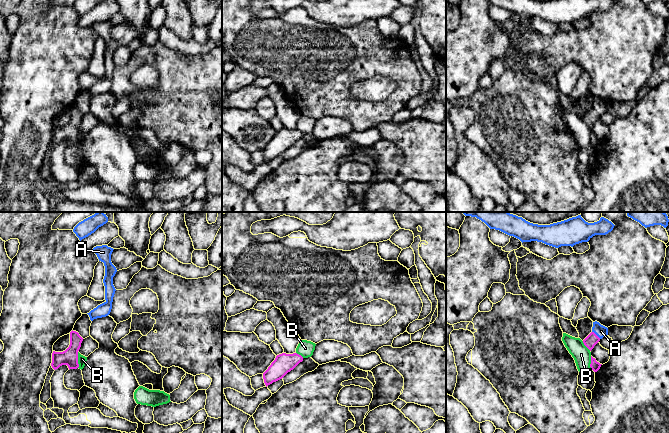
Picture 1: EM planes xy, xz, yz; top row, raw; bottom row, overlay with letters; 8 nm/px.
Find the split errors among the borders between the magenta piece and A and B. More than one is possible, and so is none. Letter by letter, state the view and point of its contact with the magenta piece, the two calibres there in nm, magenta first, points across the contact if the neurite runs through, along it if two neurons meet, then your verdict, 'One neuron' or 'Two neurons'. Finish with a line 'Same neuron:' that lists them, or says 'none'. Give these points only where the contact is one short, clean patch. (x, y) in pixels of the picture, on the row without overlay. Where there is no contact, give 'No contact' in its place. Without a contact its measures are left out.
A: Touches magenta at yz (595, 110). Thickness 100 nm (magenta) against 100 nm. Path across: yz (592, 115), (595, 110), (601, 107). One neuron
B: Touches magenta at xy (77, 136). Thickness 140 nm (magenta) against 70 nm. Boundary: xy (77, 128), (78, 143). Two neurons
Same neuron: A

